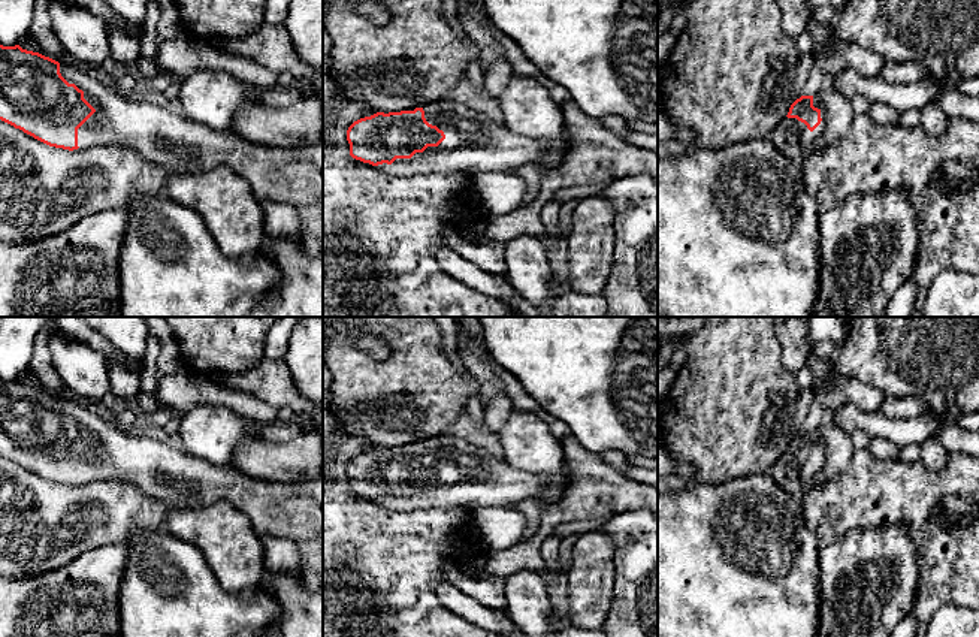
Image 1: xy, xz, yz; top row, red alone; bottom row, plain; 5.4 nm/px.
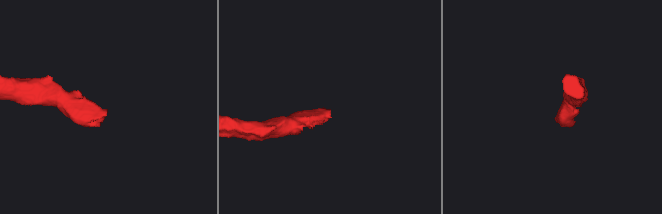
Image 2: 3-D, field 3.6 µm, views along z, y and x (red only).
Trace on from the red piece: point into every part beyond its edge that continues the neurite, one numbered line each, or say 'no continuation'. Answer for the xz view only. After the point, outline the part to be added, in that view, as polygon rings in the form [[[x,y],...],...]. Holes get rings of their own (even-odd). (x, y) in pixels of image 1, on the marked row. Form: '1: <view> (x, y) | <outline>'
1: xz (473, 144) | [[[451,97],[430,103],[423,111],[426,121],[442,130],[445,139],[411,159],[378,164],[378,169],[399,178],[453,172],[514,175],[519,167],[538,163],[546,153],[541,141],[516,135]]]

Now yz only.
1: yz (792, 138) | [[[831,85],[813,96],[813,106],[821,111],[822,118],[813,132],[797,118],[786,117],[768,138],[797,166],[801,166],[812,151],[839,142],[852,129],[852,103]]]

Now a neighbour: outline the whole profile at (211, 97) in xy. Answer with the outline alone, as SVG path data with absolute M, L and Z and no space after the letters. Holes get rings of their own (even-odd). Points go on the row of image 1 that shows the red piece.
M199 70L182 81L178 109L214 130L230 130L238 109L248 102L287 108L302 99L296 79L287 85L248 84L221 70Z

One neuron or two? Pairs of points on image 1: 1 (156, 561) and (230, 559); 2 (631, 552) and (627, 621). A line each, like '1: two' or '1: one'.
1: two
2: one

